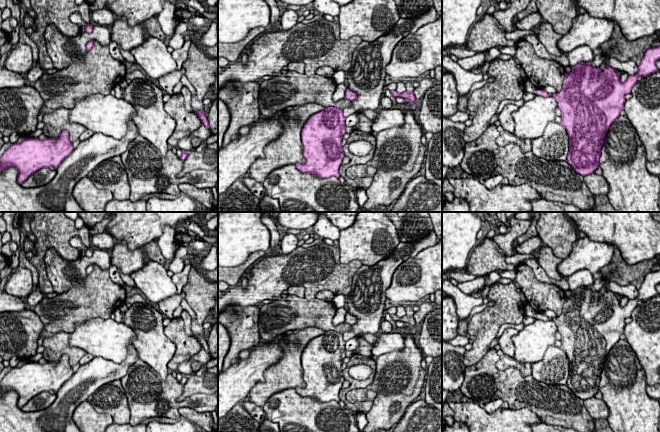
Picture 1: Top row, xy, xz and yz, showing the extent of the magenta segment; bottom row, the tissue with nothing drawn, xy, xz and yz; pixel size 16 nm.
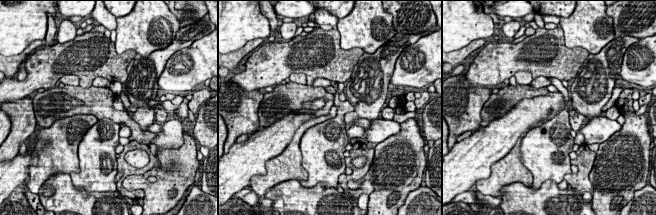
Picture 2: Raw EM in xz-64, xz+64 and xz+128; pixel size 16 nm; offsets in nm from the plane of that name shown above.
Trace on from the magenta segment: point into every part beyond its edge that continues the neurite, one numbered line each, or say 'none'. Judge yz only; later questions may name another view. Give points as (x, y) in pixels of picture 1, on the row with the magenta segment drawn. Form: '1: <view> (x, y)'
1: yz (528, 86)

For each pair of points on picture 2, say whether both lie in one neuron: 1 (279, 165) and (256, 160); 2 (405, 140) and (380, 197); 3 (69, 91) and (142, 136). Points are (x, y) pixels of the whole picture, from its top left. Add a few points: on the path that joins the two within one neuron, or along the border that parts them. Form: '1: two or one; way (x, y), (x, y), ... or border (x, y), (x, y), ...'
1: two; border (284, 148), (265, 163), (264, 174), (250, 180)
2: one; way (402, 154), (392, 183)
3: one; way (87, 101), (96, 101), (106, 111), (124, 118)

